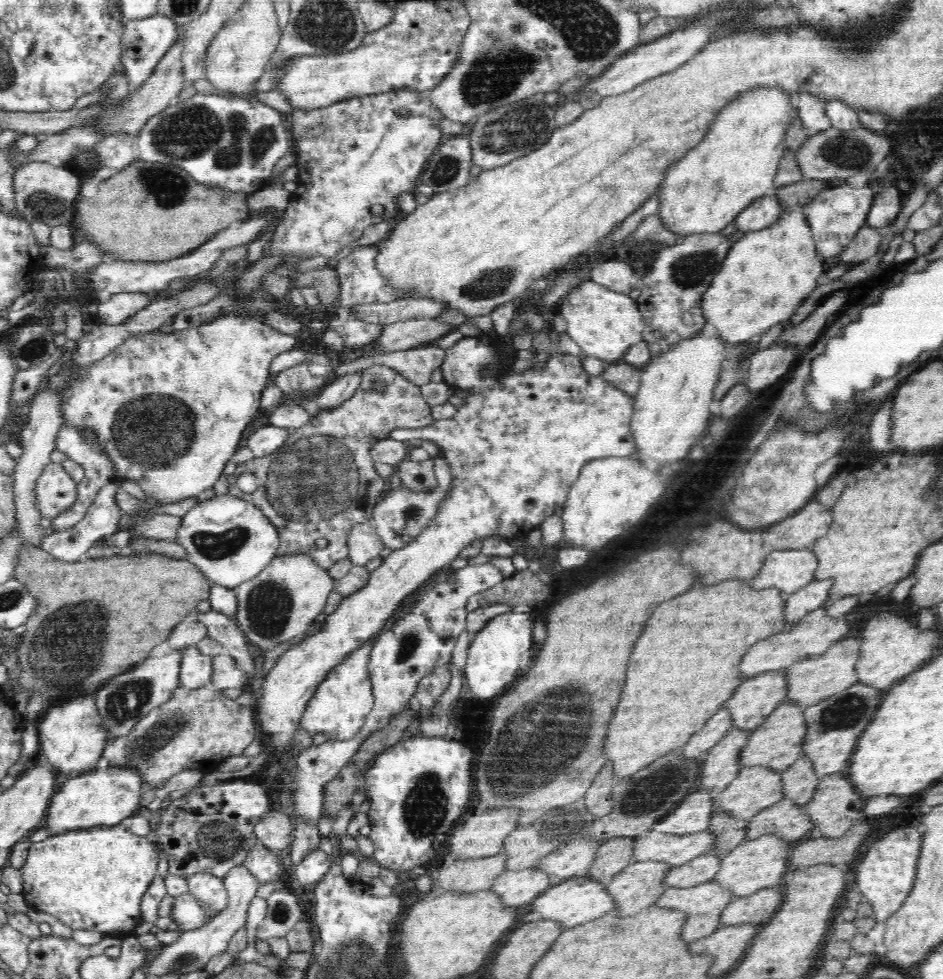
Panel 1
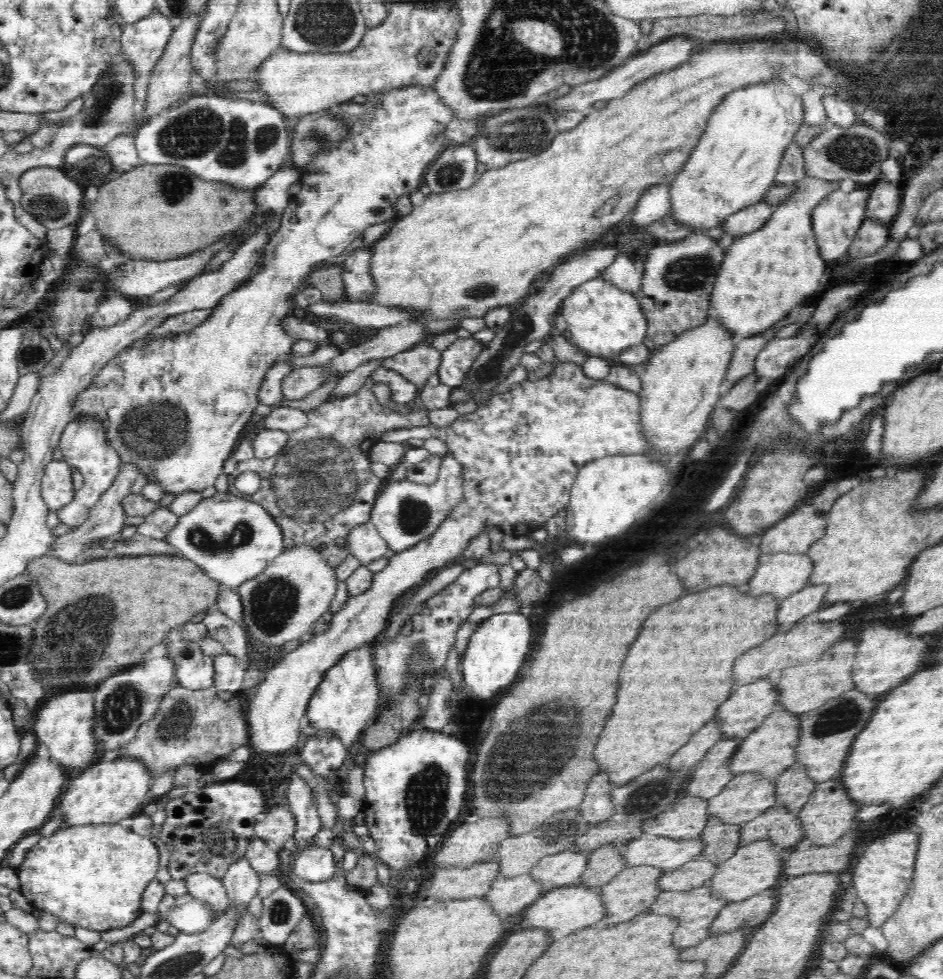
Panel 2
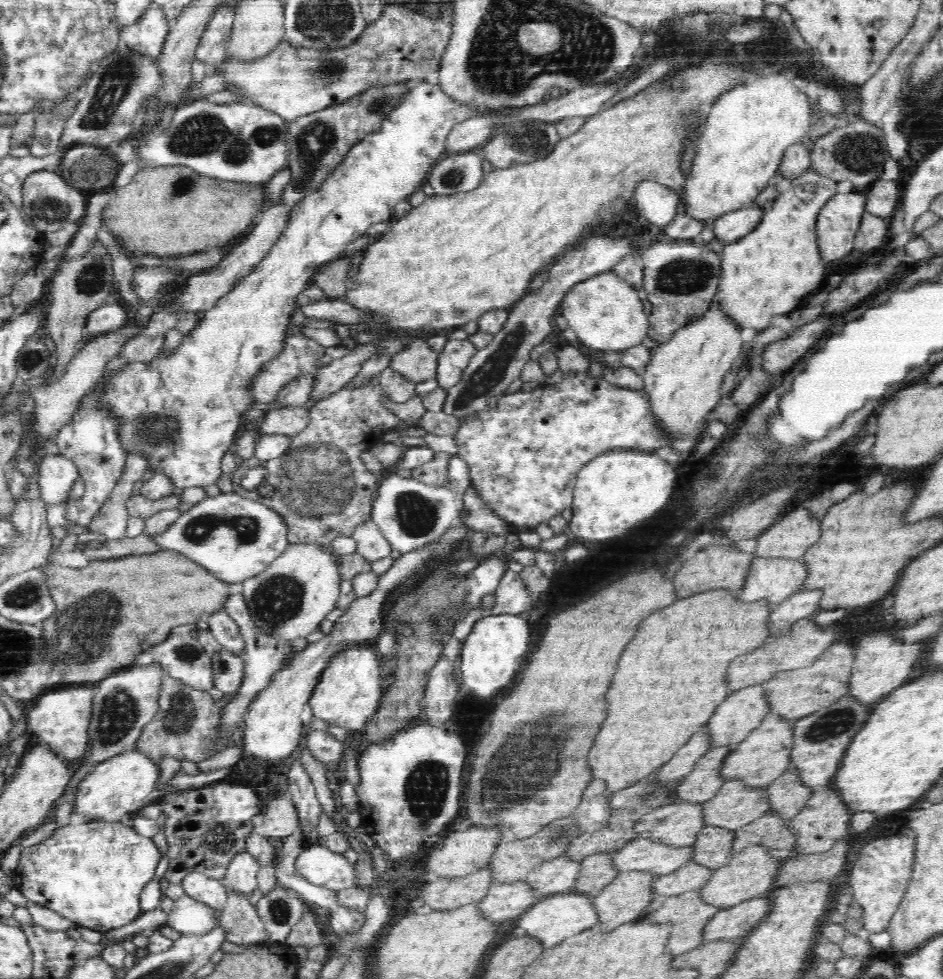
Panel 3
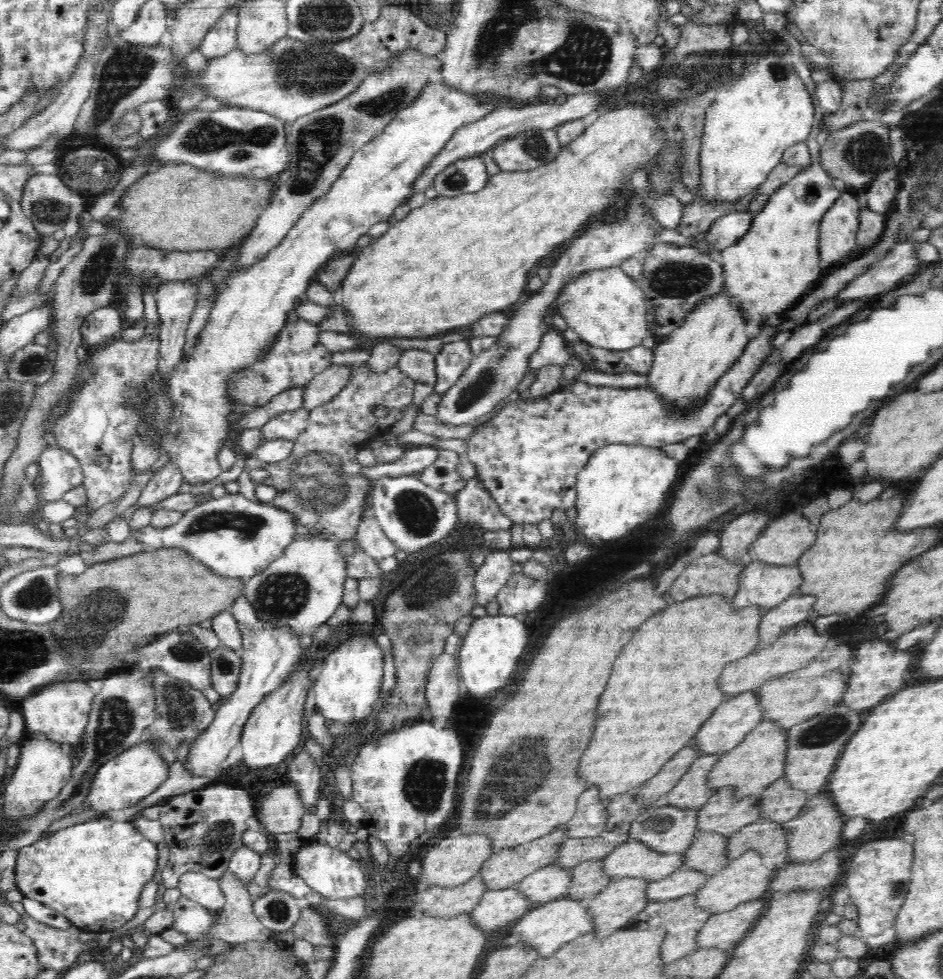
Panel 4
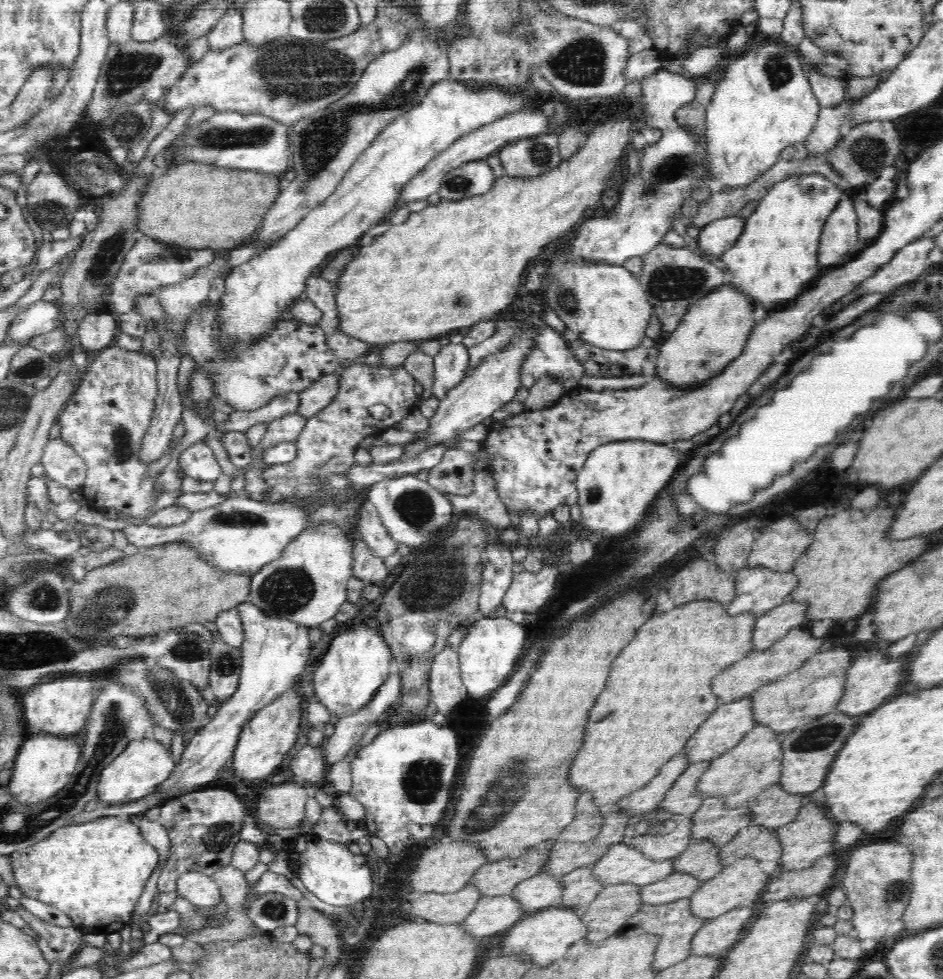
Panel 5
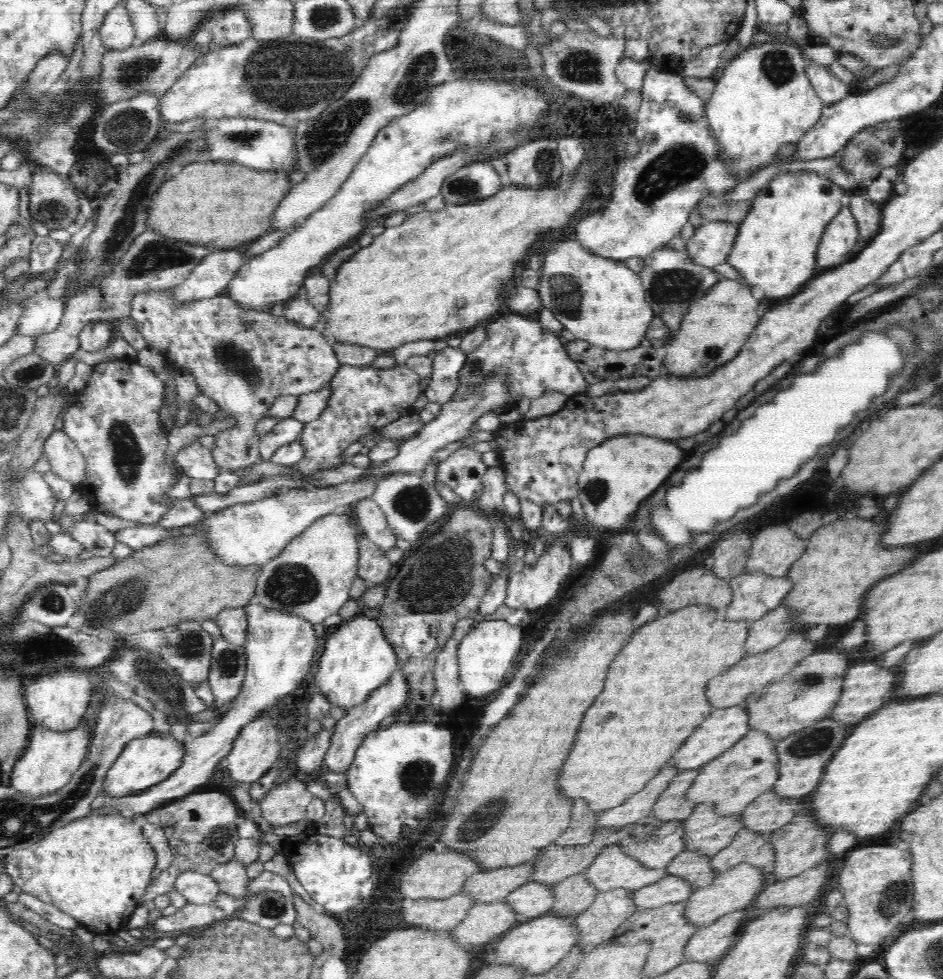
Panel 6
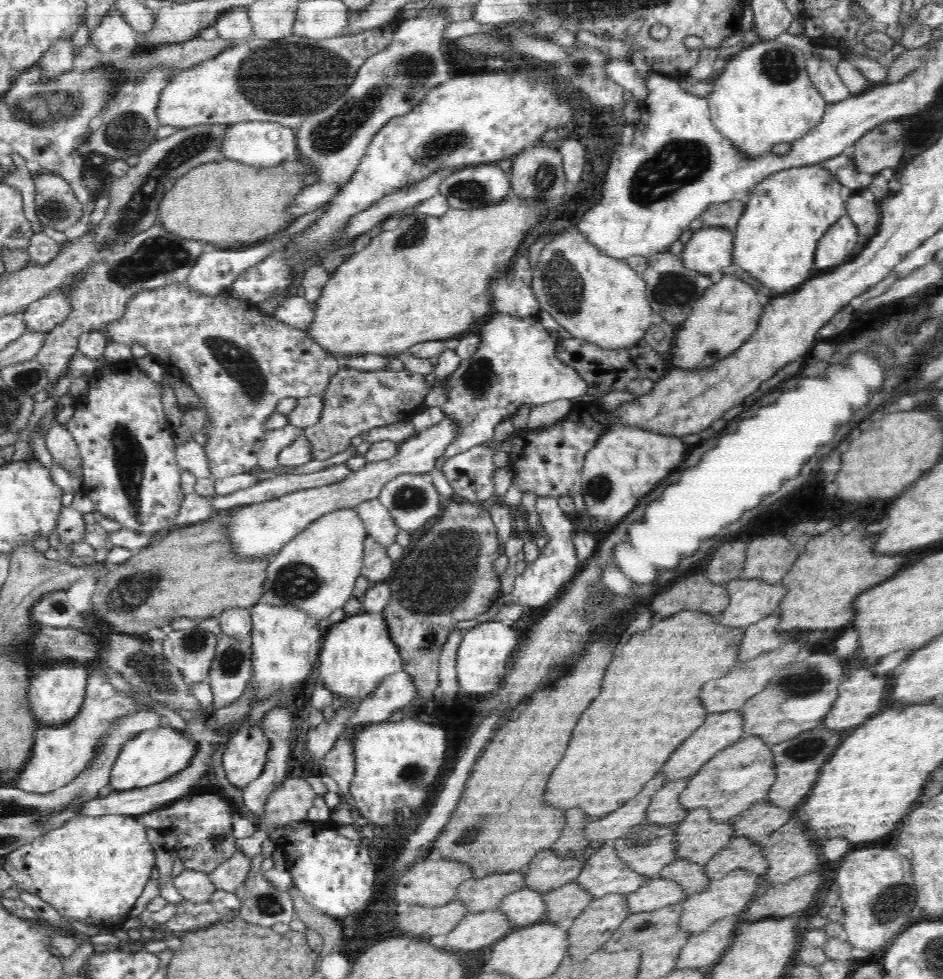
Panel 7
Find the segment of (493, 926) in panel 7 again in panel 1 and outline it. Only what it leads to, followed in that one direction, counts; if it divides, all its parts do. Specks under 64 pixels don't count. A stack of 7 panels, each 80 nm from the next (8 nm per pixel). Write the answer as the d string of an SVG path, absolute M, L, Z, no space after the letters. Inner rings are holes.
M524 868L524 870L505 870L500 873L491 886L508 908L517 908L530 904L537 896L551 887L550 877L539 868Z

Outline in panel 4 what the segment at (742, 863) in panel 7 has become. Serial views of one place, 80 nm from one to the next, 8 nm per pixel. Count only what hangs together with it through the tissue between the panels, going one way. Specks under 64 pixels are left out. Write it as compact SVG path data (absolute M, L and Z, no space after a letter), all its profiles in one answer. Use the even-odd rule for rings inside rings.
M764 818L743 826L731 835L726 857L728 861L734 861L749 851L756 851L762 857L782 856L788 848L787 835L781 824Z

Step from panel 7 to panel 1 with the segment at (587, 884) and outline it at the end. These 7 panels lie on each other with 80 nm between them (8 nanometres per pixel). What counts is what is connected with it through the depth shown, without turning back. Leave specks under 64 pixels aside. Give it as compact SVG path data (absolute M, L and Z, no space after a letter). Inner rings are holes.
M648 830L635 840L634 863L650 860L666 863L672 867L682 866L712 851L714 846L715 836L709 830L684 836Z

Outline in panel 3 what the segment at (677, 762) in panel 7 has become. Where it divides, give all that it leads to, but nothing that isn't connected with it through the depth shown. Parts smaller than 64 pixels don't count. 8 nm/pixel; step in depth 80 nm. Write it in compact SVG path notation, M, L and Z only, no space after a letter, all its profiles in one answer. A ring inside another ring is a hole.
M763 683L732 691L715 712L704 726L710 735L710 748L741 743L769 713Z

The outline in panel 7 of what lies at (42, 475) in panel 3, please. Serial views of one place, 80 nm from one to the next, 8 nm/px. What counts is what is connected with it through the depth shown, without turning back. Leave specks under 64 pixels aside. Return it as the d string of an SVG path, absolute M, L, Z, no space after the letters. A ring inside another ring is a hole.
M56 421L49 429L45 435L45 442L54 463L58 463L62 469L72 471L82 469L80 467L82 464L80 451L78 451L76 442L68 431L68 427Z

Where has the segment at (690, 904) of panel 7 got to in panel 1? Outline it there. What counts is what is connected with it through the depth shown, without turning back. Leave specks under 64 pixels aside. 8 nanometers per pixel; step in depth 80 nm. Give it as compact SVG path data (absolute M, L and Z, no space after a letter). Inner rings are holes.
M766 834L754 840L744 841L734 848L721 864L713 881L720 887L728 889L736 898L750 896L764 888L780 886L786 872L790 872L788 860L790 860L790 846L775 834Z

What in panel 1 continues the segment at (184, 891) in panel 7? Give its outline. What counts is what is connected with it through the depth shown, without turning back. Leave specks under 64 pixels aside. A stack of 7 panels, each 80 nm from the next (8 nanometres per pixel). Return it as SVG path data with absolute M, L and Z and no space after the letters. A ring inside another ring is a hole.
M197 873L187 878L189 894L200 900L206 909L219 913L228 906L228 894L223 878L212 876L211 873Z

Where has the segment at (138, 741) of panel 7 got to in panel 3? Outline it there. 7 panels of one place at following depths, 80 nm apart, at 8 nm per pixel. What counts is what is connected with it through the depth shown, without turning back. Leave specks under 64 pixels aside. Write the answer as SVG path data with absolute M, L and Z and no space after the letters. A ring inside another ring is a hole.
M136 749L123 752L96 764L93 770L88 772L78 786L72 804L73 812L84 814L85 818L92 822L118 822L128 813L138 813L146 798L153 796L159 778L159 765L148 755Z

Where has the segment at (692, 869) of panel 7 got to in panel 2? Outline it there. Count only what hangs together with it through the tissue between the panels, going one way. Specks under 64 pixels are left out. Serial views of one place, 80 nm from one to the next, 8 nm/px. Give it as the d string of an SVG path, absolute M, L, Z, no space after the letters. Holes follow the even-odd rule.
M709 818L700 833L704 850L701 856L718 866L734 856L739 846L742 824L728 824L719 818Z

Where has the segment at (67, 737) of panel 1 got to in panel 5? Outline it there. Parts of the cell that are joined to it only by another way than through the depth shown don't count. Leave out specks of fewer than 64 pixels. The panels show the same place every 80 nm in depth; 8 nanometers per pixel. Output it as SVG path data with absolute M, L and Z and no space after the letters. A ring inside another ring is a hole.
M68 676L44 681L24 690L22 704L26 727L34 734L48 733L57 737L83 735L94 702L94 688L90 678Z

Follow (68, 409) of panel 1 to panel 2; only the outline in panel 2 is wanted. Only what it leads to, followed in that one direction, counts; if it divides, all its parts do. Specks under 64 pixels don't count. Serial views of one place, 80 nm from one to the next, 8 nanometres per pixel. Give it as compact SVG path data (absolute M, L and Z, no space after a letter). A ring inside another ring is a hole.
M407 86L400 89L392 89L382 93L374 93L368 96L368 100L363 104L353 103L352 101L345 101L340 103L335 108L330 108L328 111L334 113L334 117L338 117L342 123L348 125L348 132L344 136L344 140L334 146L334 148L326 148L320 154L316 154L316 158L308 164L309 174L302 174L300 181L302 181L302 188L295 197L291 197L288 206L281 214L280 226L276 230L265 246L262 254L259 269L247 278L242 284L236 287L232 292L229 292L222 300L213 308L211 315L208 316L202 324L192 328L190 332L176 333L174 338L160 338L160 340L150 340L144 348L133 348L133 344L124 348L120 354L116 354L110 362L106 362L106 366L97 374L93 384L84 392L81 392L77 402L74 404L73 413L76 421L84 420L84 418L98 418L104 423L107 429L107 438L109 444L116 450L120 456L122 465L126 463L136 463L140 473L147 477L148 482L159 482L165 490L165 493L172 493L178 496L184 491L201 491L209 486L215 486L217 477L222 474L222 466L224 461L231 457L235 451L234 444L238 443L238 438L242 435L242 428L246 423L252 419L254 410L259 404L258 392L268 370L272 365L282 356L290 352L291 346L295 339L293 339L282 327L282 320L288 315L290 309L290 300L296 292L299 292L305 285L305 277L314 272L315 264L324 262L328 258L340 256L346 247L354 240L363 238L364 230L371 224L378 224L392 219L396 215L395 204L400 196L409 195L411 192L419 190L422 185L422 180L431 163L440 156L449 144L445 137L445 130L448 123L454 120L454 111L444 104L440 99L440 95L436 93L436 89L430 86Z

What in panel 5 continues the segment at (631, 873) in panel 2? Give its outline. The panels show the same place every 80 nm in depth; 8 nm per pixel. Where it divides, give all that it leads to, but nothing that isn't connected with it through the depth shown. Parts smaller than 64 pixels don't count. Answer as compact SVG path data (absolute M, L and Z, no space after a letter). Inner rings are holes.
M608 884L596 895L582 917L586 927L586 940L600 942L604 938L614 936L627 920L640 910L637 884Z

